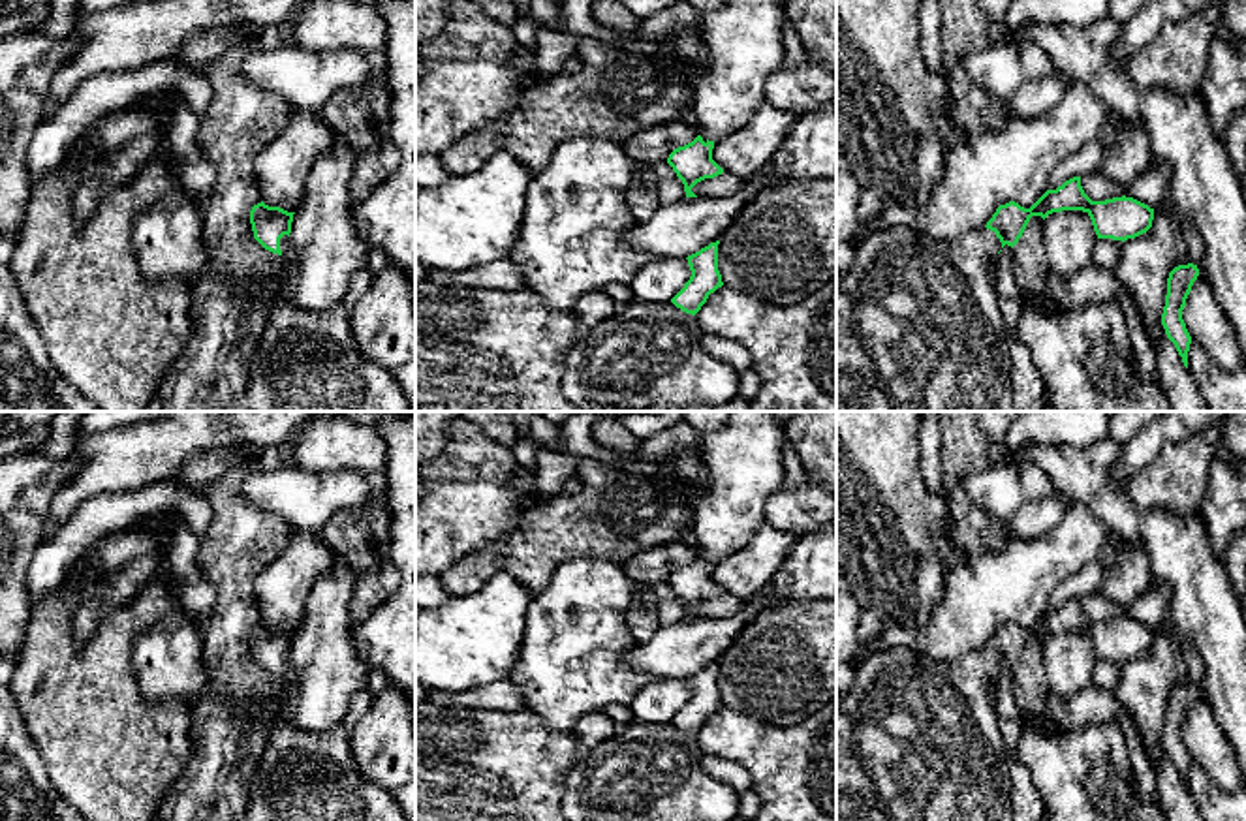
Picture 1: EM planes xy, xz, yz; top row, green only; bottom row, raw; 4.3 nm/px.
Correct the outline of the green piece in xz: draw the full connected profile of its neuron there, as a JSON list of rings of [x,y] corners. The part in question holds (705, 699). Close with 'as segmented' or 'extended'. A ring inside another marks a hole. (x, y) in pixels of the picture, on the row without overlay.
[[[720,661],[710,663],[709,667],[686,678],[692,697],[671,720],[671,723],[686,735],[695,736],[707,723],[709,716],[724,706],[718,691],[718,665]]]; as segmented

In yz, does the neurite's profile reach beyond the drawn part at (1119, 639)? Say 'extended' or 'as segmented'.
extended

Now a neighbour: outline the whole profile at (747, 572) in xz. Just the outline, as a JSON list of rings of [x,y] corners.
[[[767,520],[755,528],[752,541],[714,564],[712,581],[742,599],[761,596],[791,552],[795,537]]]

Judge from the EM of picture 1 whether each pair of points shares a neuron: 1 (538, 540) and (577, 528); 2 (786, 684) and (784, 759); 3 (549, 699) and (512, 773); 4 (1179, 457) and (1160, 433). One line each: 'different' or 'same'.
1: same
2: different
3: different
4: different

